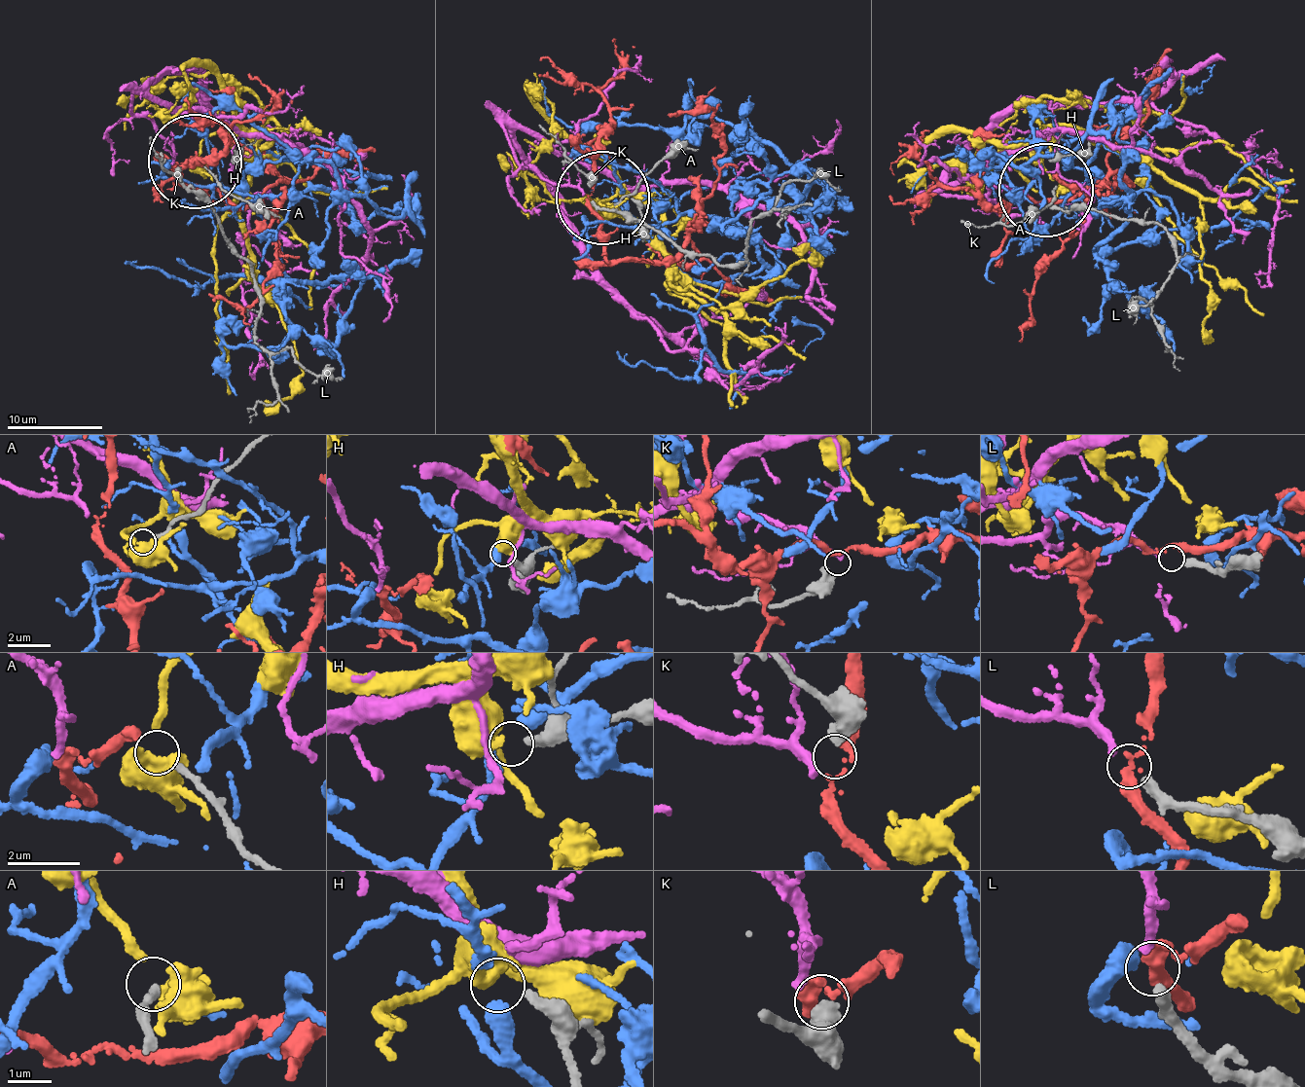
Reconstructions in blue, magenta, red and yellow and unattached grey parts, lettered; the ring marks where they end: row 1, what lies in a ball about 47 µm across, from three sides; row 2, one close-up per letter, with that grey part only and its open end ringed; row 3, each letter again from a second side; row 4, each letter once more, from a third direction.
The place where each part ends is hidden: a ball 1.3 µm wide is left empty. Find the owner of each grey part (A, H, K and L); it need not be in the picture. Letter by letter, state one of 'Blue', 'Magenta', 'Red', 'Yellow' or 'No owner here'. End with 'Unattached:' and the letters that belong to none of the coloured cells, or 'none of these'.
A: No owner here
H: No owner here
K: Red
L: Magenta
Unattached: A, H

